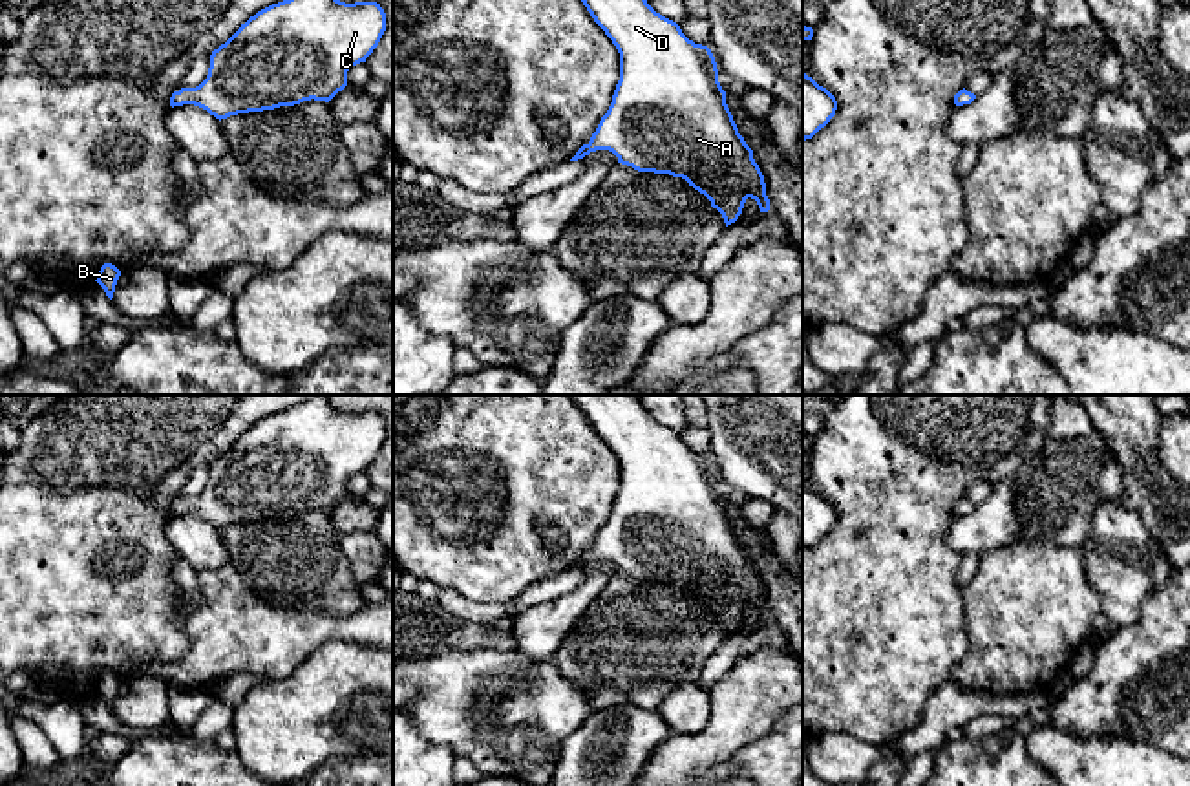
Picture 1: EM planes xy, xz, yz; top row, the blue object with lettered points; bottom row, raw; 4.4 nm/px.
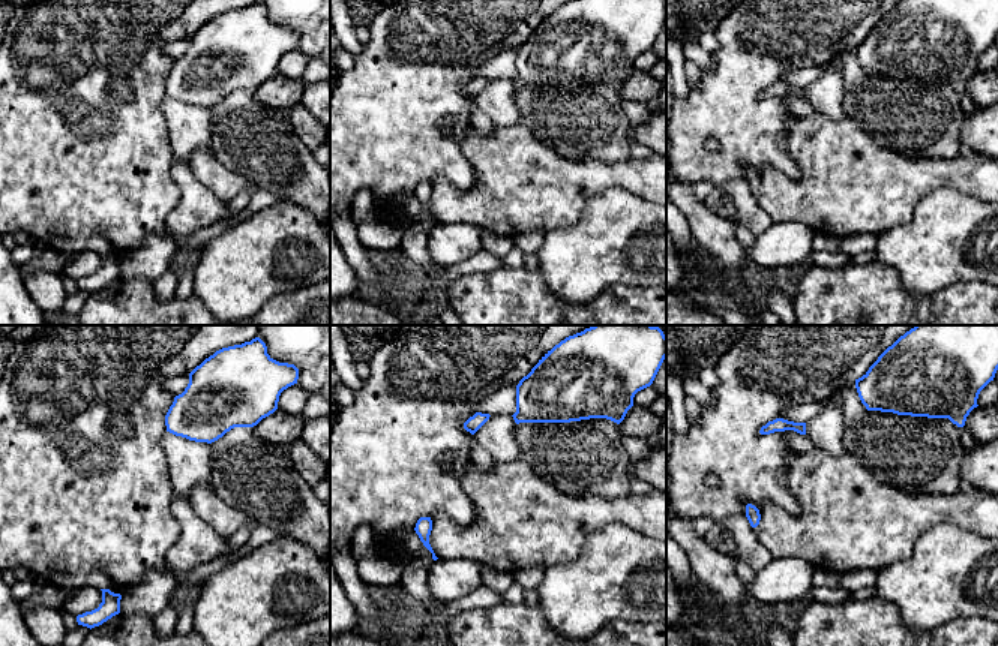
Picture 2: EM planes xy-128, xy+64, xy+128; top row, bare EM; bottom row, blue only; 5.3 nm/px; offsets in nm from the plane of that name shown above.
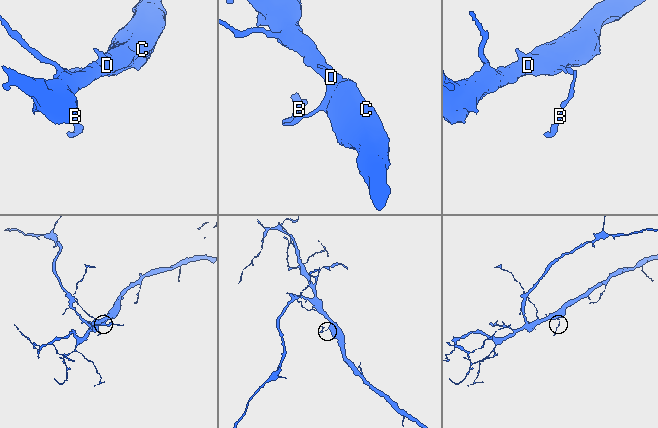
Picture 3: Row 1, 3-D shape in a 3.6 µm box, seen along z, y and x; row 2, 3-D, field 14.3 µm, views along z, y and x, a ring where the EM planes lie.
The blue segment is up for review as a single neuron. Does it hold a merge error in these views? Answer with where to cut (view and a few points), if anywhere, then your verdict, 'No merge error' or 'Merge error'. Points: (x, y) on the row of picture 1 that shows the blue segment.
No split. No merge error

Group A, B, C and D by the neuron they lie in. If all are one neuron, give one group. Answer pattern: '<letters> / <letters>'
A B C D

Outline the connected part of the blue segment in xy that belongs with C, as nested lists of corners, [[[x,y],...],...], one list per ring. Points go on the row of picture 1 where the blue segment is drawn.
[[[283,0],[272,4],[250,16],[225,44],[214,49],[207,79],[196,88],[174,91],[170,106],[194,104],[221,121],[238,113],[294,106],[311,99],[329,102],[347,86],[347,71],[366,62],[373,53],[384,31],[386,13],[377,2]]]

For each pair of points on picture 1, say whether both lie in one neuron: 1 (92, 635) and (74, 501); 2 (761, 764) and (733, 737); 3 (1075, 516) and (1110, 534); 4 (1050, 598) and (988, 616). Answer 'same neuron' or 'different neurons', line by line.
1: same neuron
2: different neurons
3: different neurons
4: same neuron

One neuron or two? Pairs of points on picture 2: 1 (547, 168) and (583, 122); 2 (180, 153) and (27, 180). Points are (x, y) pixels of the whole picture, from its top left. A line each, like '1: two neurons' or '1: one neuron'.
1: two neurons
2: two neurons

